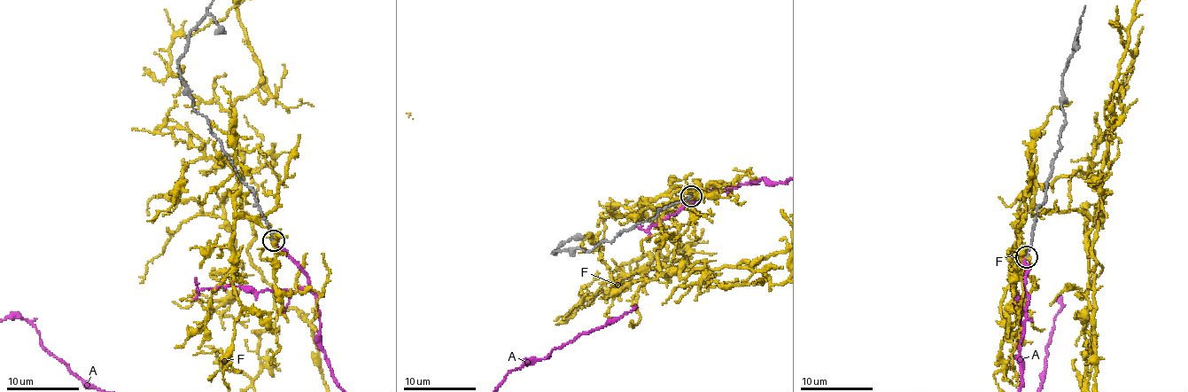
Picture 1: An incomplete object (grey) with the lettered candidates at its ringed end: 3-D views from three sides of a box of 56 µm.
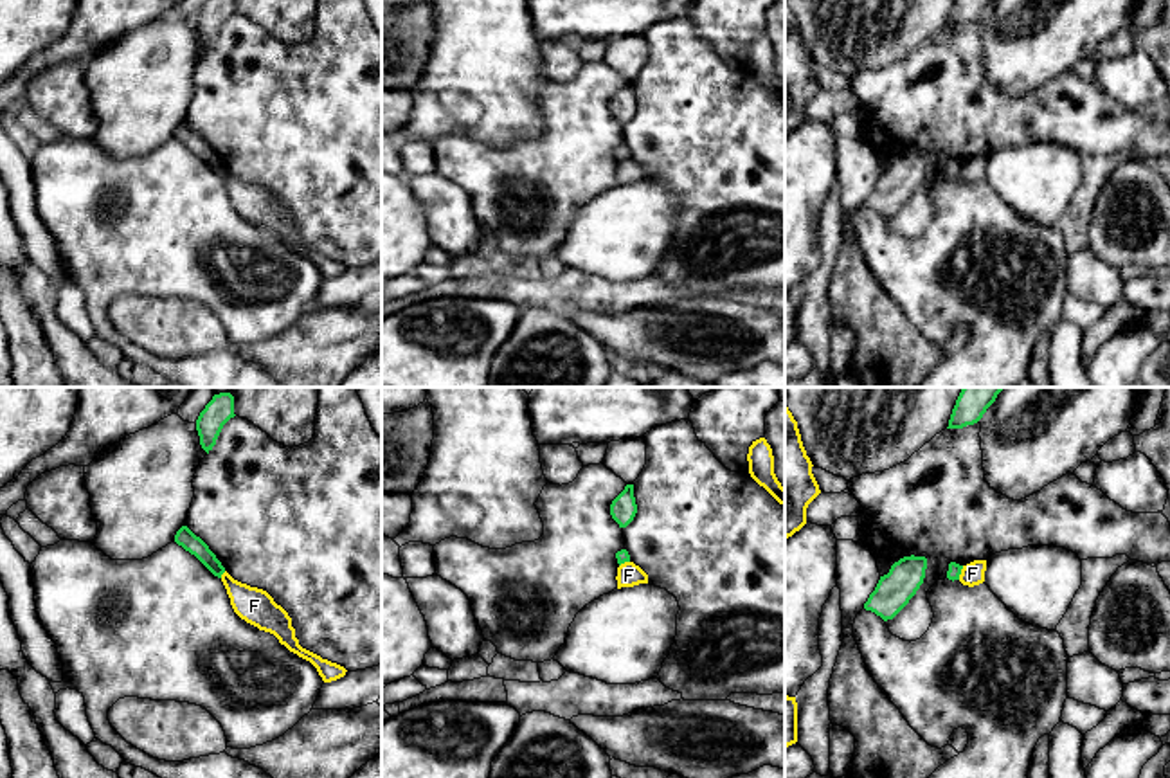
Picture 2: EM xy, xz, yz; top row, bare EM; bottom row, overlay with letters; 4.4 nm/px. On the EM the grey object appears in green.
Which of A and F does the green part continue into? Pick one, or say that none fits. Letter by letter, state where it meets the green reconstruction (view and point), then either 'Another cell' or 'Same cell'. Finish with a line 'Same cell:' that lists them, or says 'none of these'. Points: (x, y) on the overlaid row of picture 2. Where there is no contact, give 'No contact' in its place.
A: No contact. Same cell
F: Touches green at yz (960, 573). Another cell
Same cell: A

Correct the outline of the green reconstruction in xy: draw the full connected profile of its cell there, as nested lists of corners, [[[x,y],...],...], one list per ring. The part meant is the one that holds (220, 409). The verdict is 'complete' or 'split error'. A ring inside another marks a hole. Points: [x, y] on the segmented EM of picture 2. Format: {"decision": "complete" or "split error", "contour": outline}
{"decision": "complete", "contour": [[[230,393],[214,394],[196,420],[202,448],[209,454],[223,425],[234,418],[234,396]]]}

